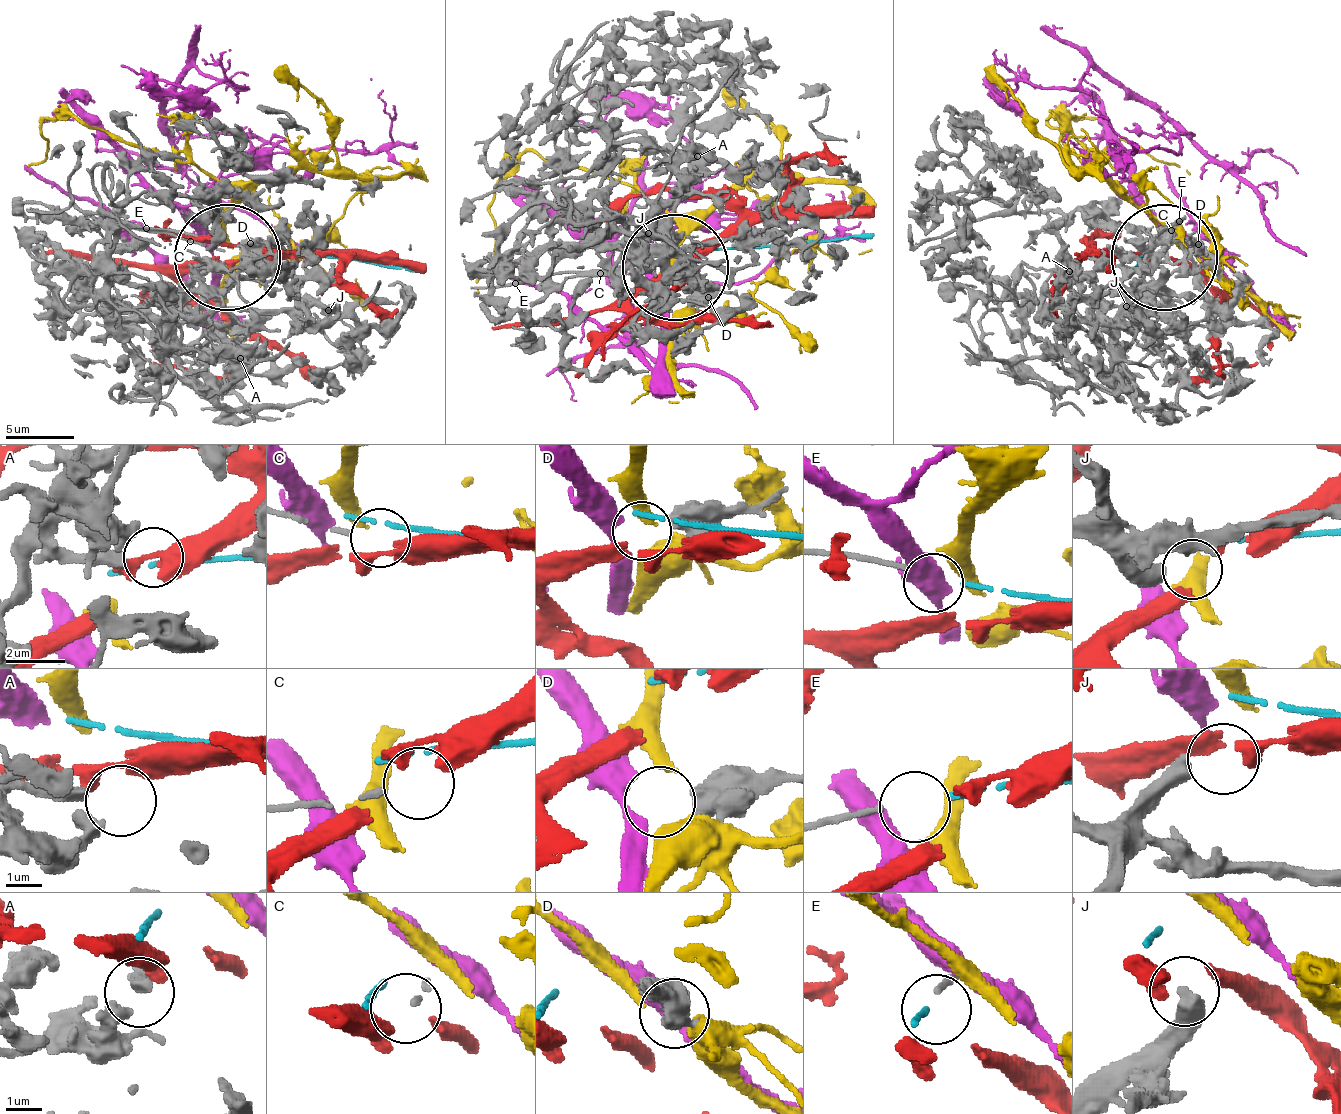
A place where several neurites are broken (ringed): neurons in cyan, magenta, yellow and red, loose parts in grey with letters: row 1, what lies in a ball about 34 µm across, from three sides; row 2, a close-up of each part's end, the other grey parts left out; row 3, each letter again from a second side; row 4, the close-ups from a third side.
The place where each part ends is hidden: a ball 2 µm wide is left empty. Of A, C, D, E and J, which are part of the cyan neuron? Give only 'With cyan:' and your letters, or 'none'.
With cyan: E

